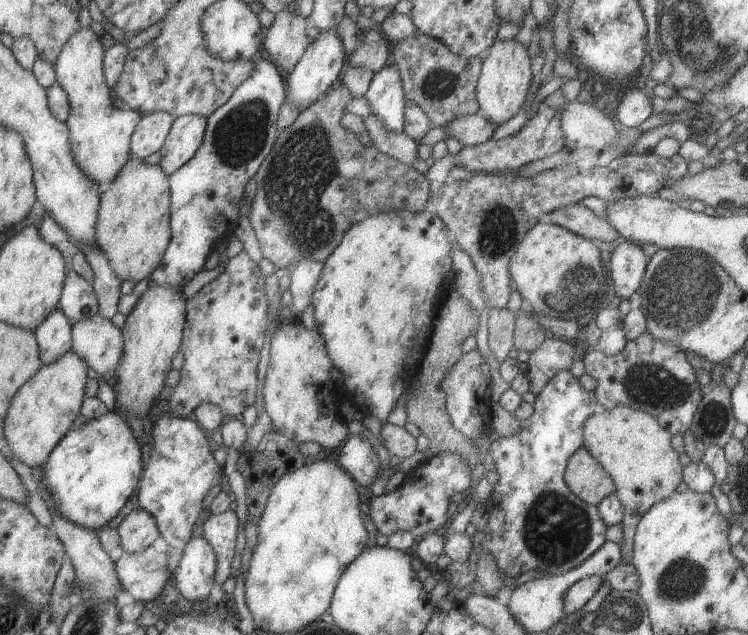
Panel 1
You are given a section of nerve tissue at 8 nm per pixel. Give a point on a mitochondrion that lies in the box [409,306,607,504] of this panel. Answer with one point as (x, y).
(425, 401)

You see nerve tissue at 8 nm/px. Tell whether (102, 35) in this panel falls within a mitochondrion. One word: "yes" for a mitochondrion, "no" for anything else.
no

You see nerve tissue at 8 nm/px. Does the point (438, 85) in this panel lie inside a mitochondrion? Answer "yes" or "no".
yes

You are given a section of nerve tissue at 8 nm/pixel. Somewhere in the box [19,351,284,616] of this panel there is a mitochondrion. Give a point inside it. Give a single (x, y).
(94, 580)

